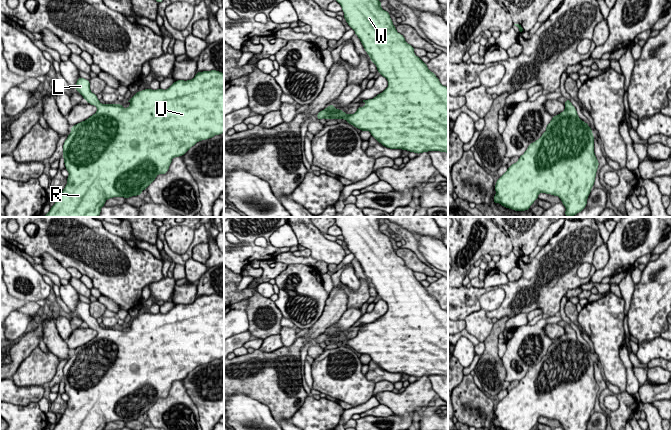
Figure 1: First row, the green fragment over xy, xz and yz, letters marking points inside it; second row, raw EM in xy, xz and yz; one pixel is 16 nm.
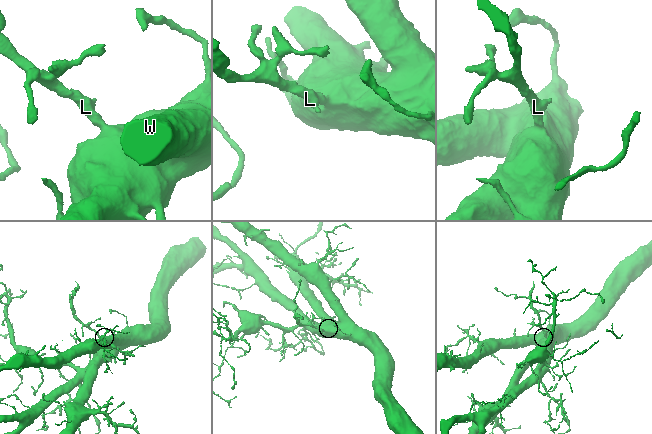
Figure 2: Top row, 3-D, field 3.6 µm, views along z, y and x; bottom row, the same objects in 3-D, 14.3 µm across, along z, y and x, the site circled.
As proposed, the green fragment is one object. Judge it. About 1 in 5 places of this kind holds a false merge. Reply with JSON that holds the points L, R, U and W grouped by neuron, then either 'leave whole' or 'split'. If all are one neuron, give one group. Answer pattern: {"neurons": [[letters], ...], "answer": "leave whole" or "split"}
{"neurons": [["L", "R", "U", "W"]], "answer": "leave whole"}

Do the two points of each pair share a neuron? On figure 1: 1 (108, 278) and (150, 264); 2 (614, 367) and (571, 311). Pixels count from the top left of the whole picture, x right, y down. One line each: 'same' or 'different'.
1: same
2: different

